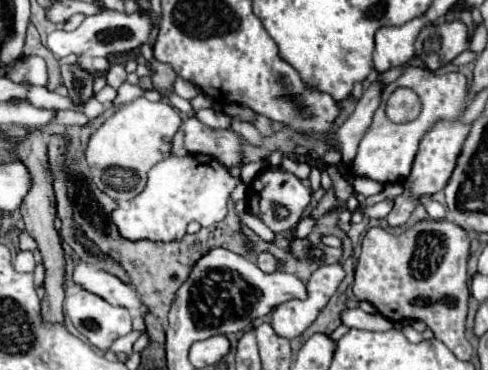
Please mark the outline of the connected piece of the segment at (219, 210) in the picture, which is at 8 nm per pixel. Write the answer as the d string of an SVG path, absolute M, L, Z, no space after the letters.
M168 155L166 159L162 159L160 163L156 163L150 171L148 171L148 185L144 187L142 193L138 193L134 199L130 199L128 203L116 207L114 211L110 211L110 221L118 227L120 237L128 239L128 241L160 241L160 243L172 243L172 241L180 241L186 235L186 227L190 221L198 221L202 227L212 227L214 223L222 221L228 213L228 199L230 193L234 191L234 187L240 181L234 179L226 167L222 167L222 163L218 163L214 157L210 155Z

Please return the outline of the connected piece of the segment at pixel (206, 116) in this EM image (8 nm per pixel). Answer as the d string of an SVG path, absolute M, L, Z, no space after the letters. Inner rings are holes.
M200 109L200 111L196 113L196 117L198 117L204 125L208 125L208 127L212 127L212 129L230 129L230 123L232 123L232 117L230 117L230 115L218 113L218 111L214 111L214 109Z

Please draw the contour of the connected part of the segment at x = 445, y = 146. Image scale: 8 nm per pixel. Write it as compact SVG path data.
M438 121L420 141L420 147L418 147L418 153L416 153L416 159L414 159L414 165L412 165L412 171L410 175L406 177L406 181L402 183L404 185L404 191L396 197L392 197L390 201L394 203L392 211L388 213L386 221L392 225L392 227L398 227L402 223L408 221L410 213L418 207L418 199L422 195L434 195L438 191L442 191L448 183L448 179L452 177L452 171L456 167L456 159L464 147L464 141L470 133L470 125L462 123L462 121Z

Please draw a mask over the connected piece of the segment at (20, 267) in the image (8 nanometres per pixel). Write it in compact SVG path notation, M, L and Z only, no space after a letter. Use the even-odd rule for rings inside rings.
M20 251L14 259L14 269L20 273L32 273L34 271L34 253L32 251Z

